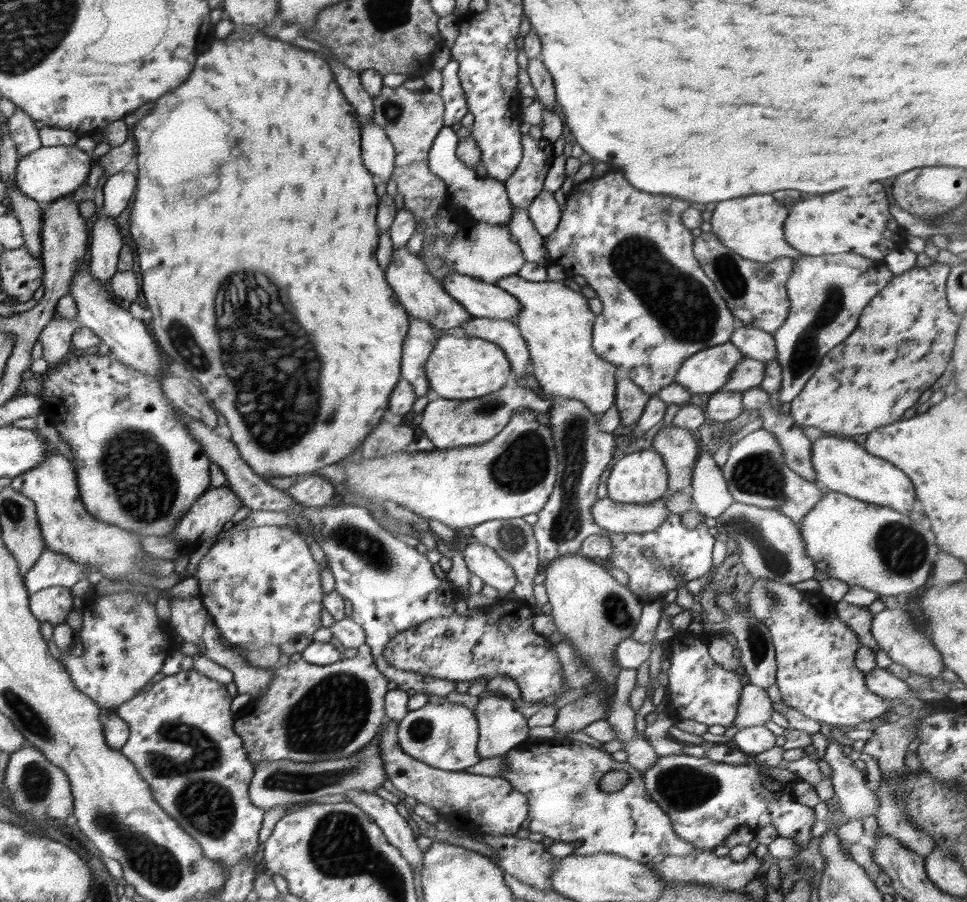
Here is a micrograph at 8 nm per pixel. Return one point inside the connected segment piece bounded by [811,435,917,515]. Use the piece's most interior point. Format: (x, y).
(840, 464)

